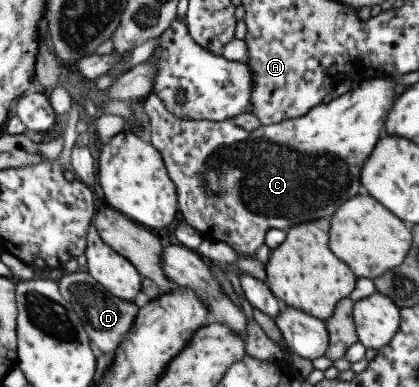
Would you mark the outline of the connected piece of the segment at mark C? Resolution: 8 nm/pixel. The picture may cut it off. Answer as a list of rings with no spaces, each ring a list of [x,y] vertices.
[[[388,76],[374,77],[373,79],[365,79],[354,83],[352,88],[344,94],[332,99],[328,103],[320,103],[313,106],[307,113],[296,118],[288,118],[277,122],[276,124],[260,125],[256,130],[246,131],[239,126],[236,126],[230,120],[212,121],[212,120],[184,120],[176,118],[170,114],[161,103],[161,100],[154,94],[149,93],[142,98],[141,110],[147,116],[147,140],[160,153],[162,162],[164,163],[168,178],[174,183],[176,191],[177,209],[180,216],[190,225],[193,226],[203,240],[213,240],[228,244],[234,252],[236,252],[236,261],[233,268],[240,273],[253,276],[255,279],[266,284],[264,272],[265,263],[259,263],[252,259],[252,254],[260,245],[264,245],[264,235],[268,229],[286,230],[292,225],[302,224],[302,222],[310,222],[316,218],[326,218],[330,216],[344,200],[348,200],[350,196],[358,194],[360,190],[359,174],[364,160],[373,149],[376,141],[382,136],[385,118],[388,111],[391,110],[397,97],[397,86],[395,80]]]

